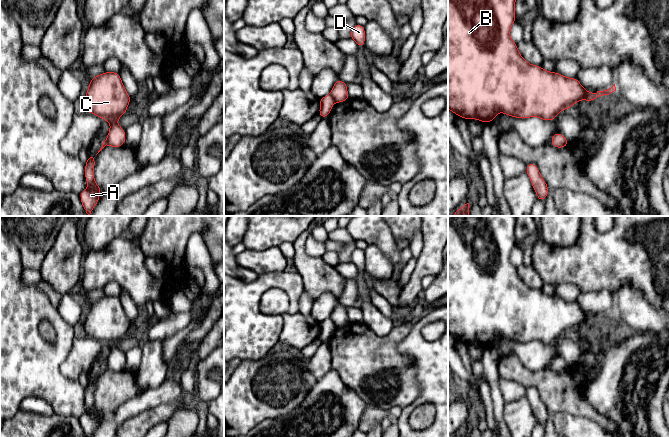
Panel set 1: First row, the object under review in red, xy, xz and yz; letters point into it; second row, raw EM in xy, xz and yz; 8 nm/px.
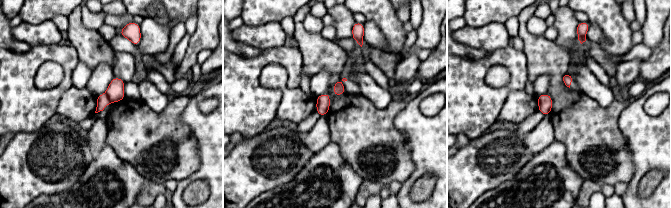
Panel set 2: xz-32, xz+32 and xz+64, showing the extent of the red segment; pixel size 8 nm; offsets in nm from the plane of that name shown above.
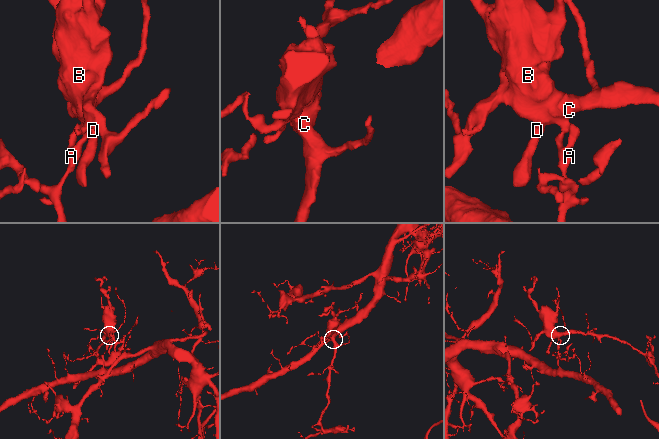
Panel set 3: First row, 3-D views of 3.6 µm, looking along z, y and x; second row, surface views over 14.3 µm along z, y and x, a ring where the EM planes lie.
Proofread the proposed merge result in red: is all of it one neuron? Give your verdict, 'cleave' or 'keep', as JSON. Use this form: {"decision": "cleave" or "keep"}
{"decision": "cleave"}

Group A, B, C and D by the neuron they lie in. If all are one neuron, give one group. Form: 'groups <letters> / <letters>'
groups A / B C D

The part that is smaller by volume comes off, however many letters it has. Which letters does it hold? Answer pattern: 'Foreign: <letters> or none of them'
Foreign: B, C, D

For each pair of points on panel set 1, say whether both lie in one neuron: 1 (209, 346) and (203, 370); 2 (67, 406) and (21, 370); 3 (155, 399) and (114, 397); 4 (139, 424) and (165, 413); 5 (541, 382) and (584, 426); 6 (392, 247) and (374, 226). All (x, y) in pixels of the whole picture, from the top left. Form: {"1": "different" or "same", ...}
{"1": "different", "2": "same", "3": "different", "4": "same", "5": "different", "6": "same"}

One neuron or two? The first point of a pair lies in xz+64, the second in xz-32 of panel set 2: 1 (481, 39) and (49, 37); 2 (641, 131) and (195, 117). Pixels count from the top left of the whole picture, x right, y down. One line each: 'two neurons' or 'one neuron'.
1: one neuron
2: one neuron

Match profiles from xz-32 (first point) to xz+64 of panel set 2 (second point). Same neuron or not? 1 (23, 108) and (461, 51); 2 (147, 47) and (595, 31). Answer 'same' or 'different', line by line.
1: different
2: same

